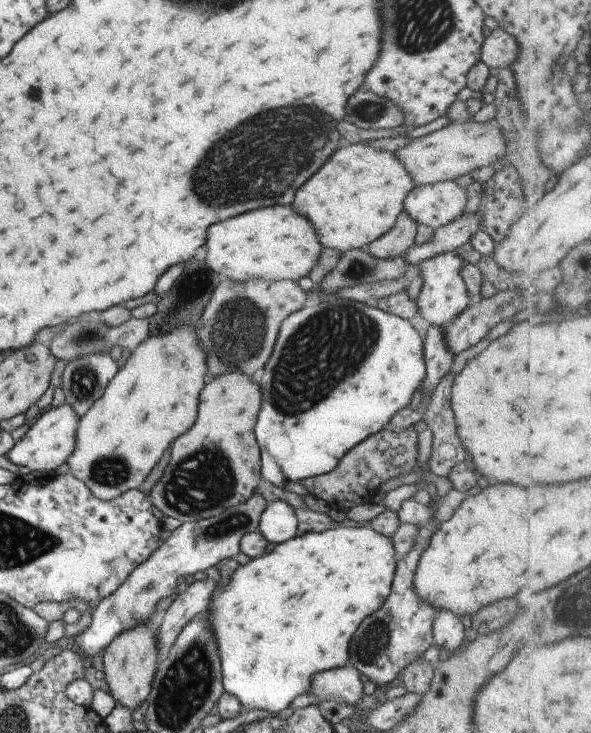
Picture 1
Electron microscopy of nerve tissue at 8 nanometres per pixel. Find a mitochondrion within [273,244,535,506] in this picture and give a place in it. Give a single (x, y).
(362, 271)

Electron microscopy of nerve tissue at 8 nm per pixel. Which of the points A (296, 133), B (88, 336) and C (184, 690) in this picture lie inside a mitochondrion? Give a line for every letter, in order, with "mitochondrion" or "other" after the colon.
A: mitochondrion
B: mitochondrion
C: mitochondrion

